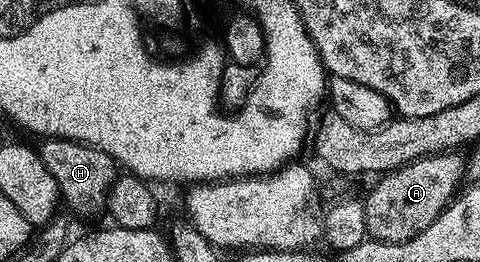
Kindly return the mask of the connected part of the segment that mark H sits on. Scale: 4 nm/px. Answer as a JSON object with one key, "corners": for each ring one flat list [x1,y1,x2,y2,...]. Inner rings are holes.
{"corners":[[45,138,38,150,42,157,42,165,50,169,50,177,60,190,63,206,69,207,80,219,92,219,95,215,104,215,108,209,108,194,118,174,118,165,106,153,75,143,69,139]]}

